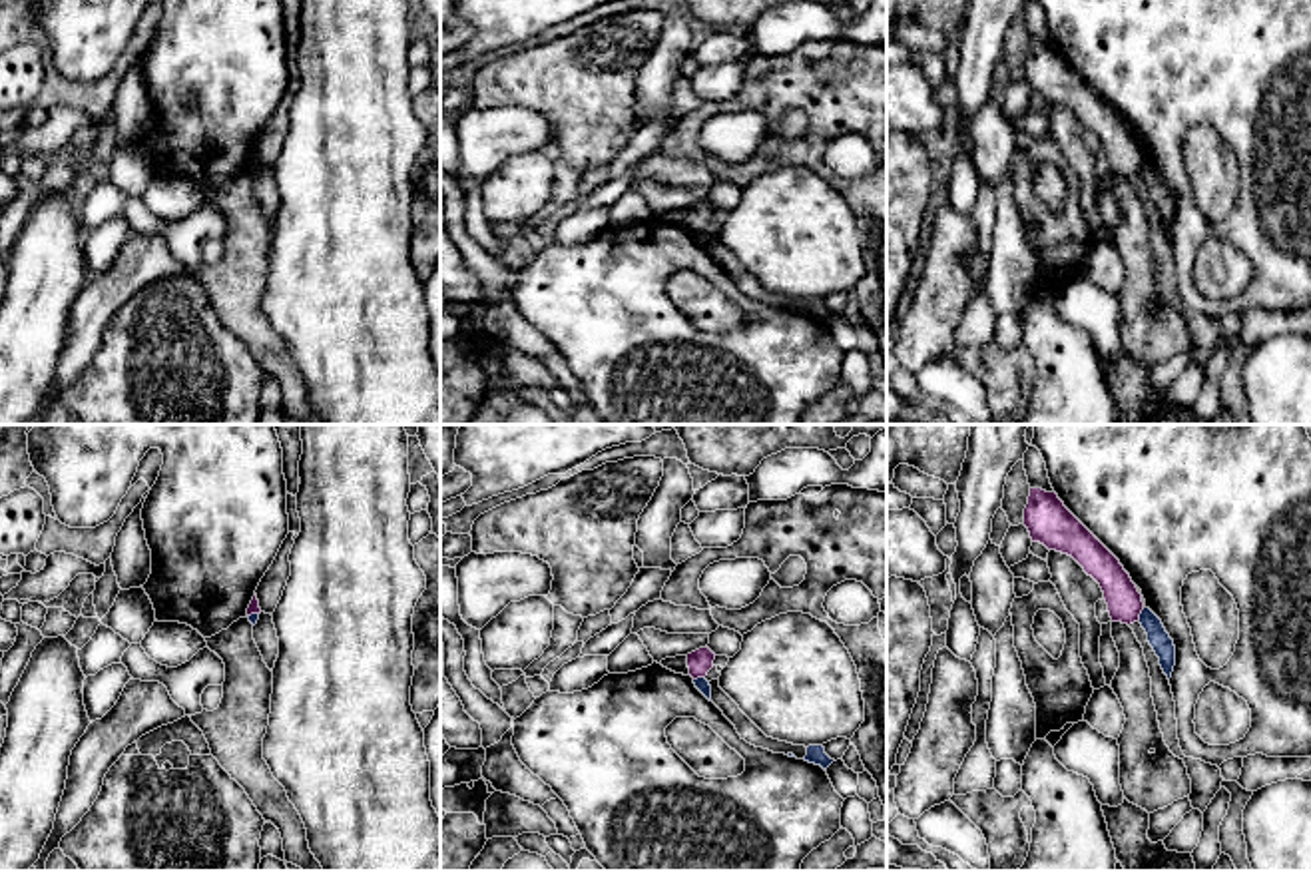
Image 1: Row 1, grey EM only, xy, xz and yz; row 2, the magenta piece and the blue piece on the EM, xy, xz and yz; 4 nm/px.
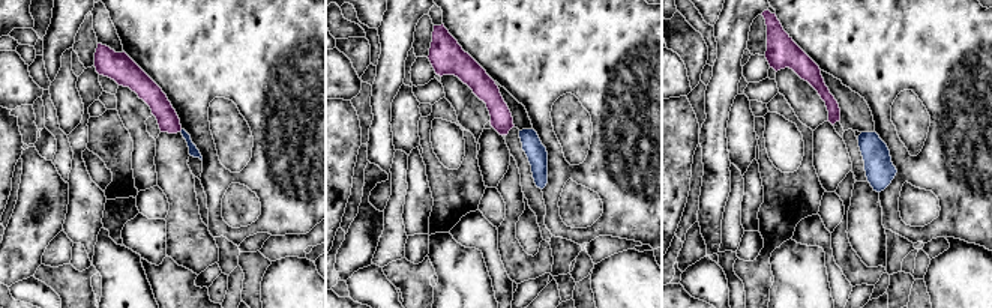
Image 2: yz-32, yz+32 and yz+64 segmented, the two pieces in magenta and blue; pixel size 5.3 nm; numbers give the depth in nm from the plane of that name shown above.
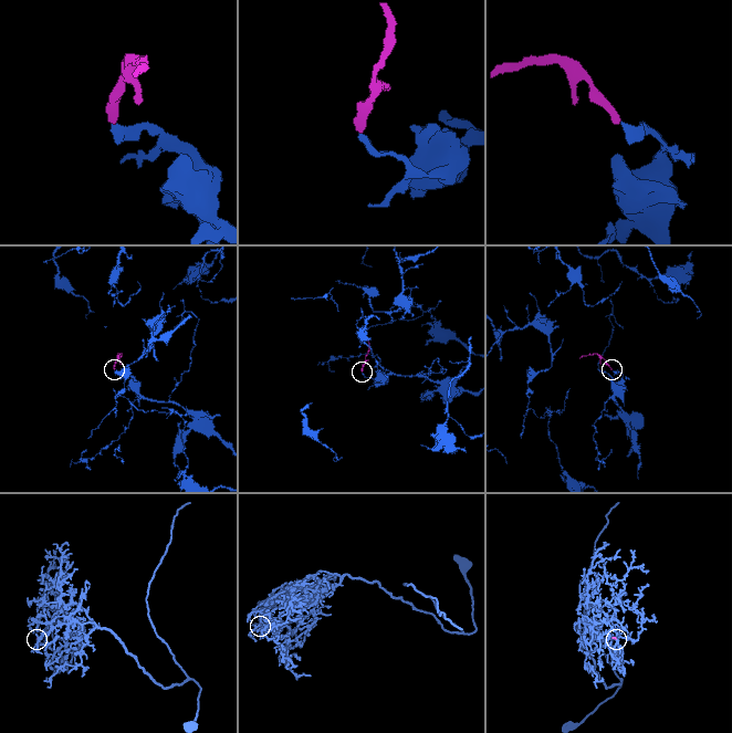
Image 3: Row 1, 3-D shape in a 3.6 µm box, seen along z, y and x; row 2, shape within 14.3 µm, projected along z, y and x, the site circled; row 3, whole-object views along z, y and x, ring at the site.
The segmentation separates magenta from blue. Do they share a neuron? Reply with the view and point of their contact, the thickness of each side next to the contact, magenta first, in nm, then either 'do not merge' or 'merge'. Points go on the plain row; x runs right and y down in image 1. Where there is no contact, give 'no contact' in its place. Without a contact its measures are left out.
contact xz (698, 230); calibres 100 and 60 nm; do not merge

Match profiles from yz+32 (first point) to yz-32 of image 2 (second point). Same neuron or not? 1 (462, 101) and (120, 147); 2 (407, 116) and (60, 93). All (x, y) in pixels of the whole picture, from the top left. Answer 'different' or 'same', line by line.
1: different
2: same

